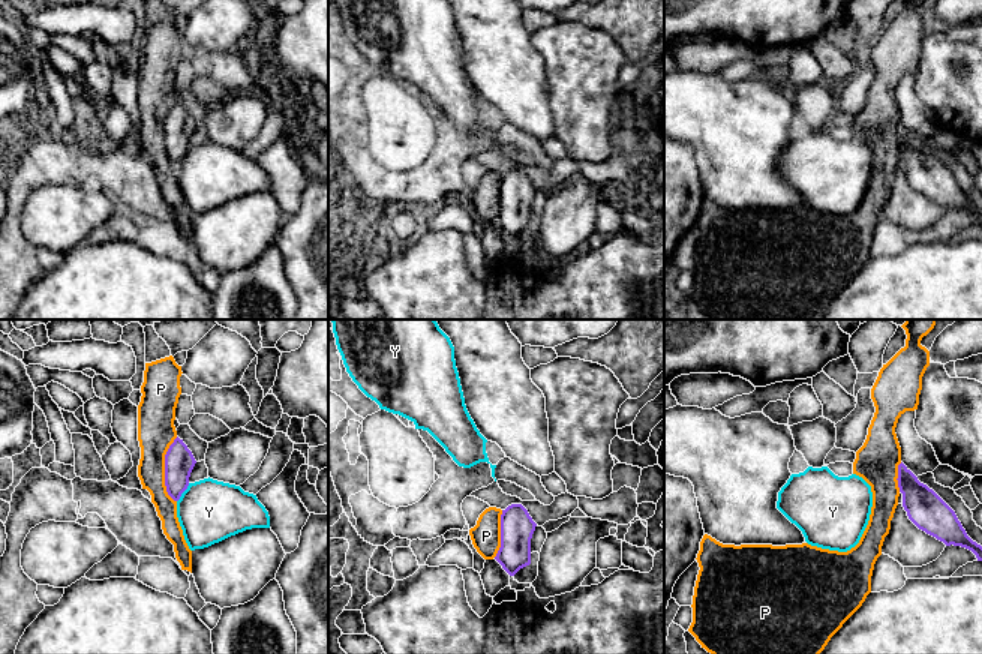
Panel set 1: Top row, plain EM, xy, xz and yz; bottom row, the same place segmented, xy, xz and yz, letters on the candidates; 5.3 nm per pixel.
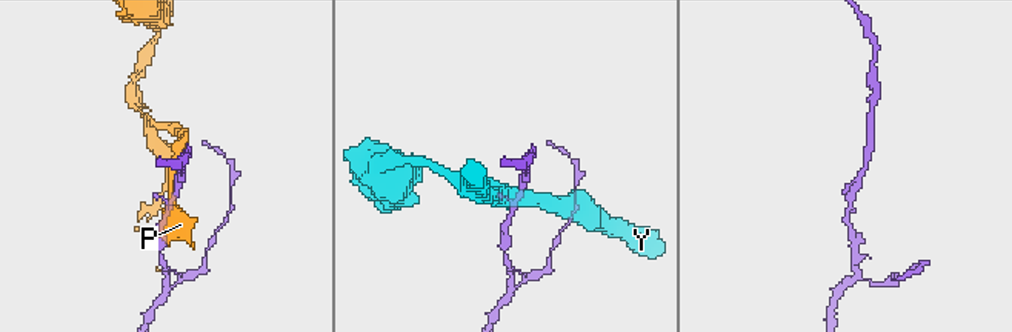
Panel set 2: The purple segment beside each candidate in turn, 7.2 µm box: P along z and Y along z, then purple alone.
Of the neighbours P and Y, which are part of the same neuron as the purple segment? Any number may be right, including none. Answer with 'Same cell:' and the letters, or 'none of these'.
Same cell: none of these

